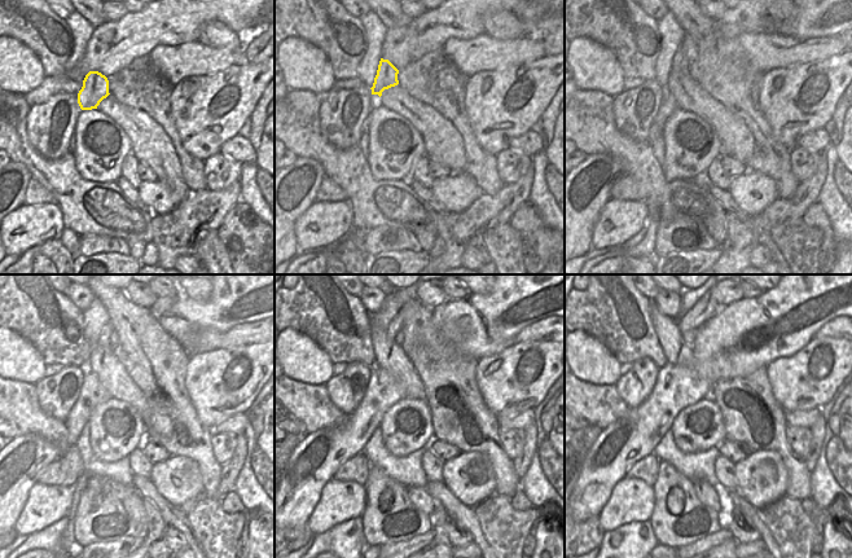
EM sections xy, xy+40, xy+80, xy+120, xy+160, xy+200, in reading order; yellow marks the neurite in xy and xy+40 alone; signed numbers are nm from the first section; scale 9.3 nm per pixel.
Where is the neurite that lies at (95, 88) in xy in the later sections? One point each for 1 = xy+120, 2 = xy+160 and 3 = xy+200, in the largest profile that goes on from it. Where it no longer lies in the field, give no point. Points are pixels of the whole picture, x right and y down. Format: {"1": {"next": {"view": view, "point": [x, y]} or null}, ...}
{"1": {"next": {"view": "xy+120", "point": [104, 339]}}, "2": {"next": {"view": "xy+160", "point": [396, 325]}}, "3": {"next": {"view": "xy+200", "point": [706, 307]}}}

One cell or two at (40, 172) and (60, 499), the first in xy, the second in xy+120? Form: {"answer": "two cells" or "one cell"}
{"answer": "two cells"}

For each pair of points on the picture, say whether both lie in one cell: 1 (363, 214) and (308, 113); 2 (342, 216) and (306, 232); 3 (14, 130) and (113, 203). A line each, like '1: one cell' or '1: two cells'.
1: one cell
2: one cell
3: one cell

